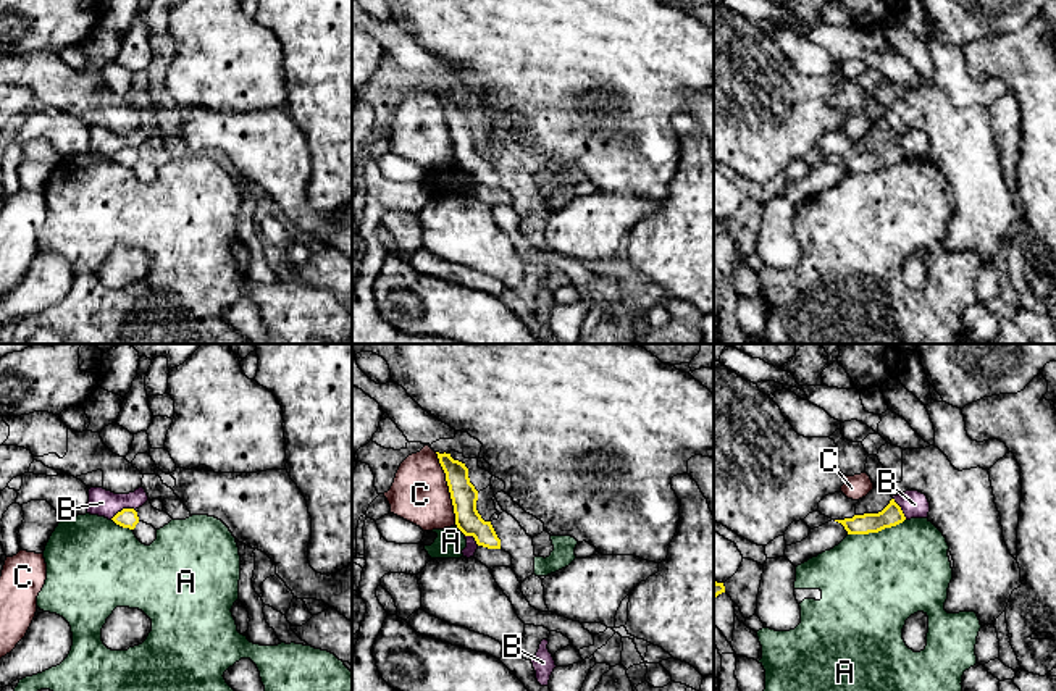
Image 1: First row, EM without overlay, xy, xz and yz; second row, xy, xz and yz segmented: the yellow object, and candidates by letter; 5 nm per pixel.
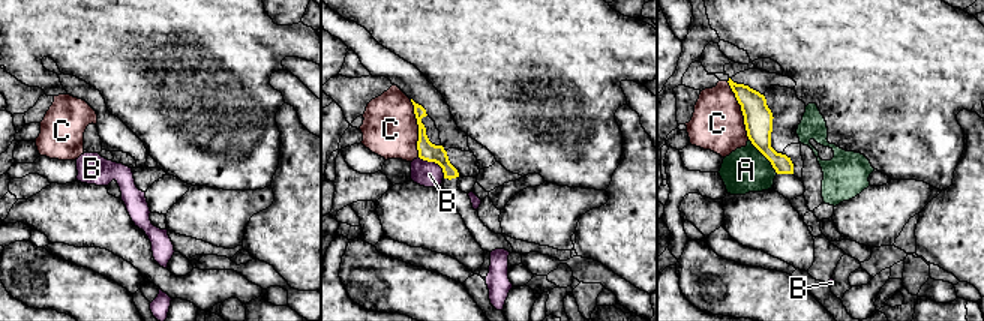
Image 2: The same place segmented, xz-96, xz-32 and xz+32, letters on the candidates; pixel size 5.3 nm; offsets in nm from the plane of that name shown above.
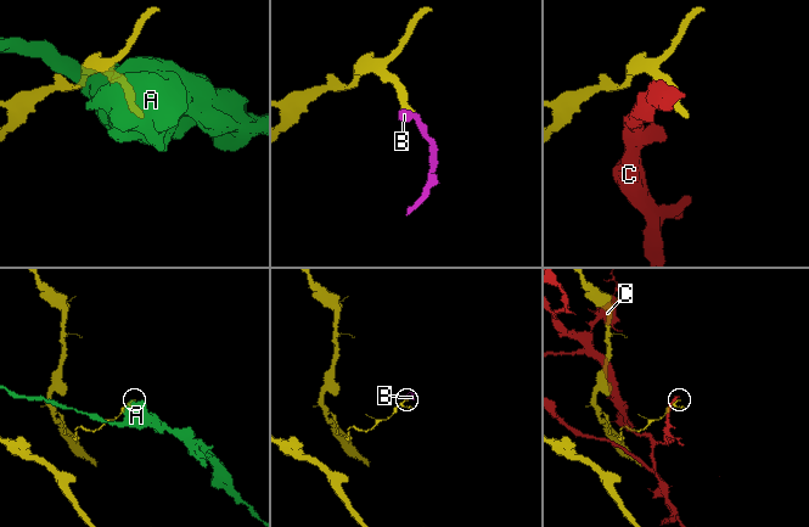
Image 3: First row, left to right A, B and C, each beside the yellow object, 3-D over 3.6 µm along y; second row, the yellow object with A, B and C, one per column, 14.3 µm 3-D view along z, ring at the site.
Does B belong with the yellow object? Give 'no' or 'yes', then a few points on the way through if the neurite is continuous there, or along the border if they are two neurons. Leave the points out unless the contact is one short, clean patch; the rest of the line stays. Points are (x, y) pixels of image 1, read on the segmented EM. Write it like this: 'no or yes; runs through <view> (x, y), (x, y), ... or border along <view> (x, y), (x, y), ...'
no; border along xy (134, 509), (121, 509), (110, 519)

